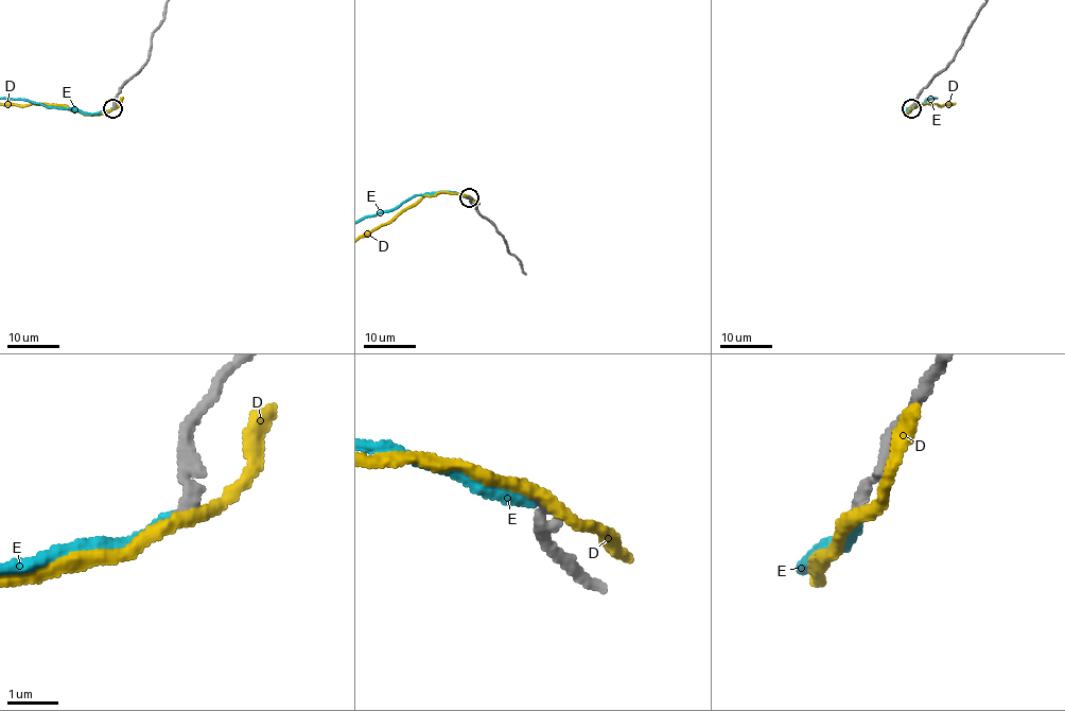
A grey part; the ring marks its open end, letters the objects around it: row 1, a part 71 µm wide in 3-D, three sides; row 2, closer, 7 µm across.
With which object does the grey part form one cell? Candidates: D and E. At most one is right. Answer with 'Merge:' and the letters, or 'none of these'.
Merge: E

